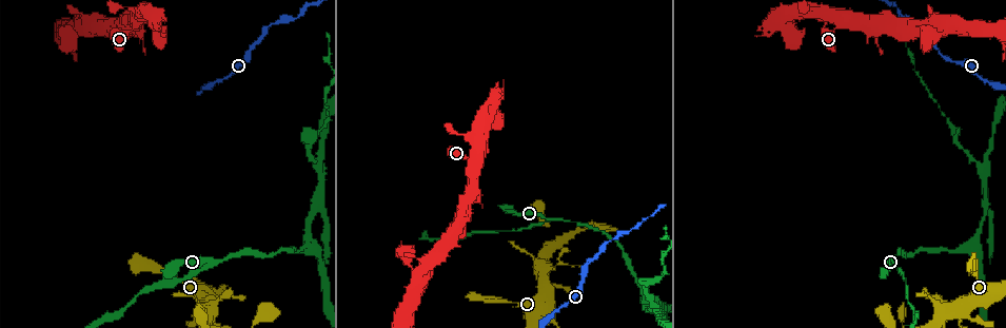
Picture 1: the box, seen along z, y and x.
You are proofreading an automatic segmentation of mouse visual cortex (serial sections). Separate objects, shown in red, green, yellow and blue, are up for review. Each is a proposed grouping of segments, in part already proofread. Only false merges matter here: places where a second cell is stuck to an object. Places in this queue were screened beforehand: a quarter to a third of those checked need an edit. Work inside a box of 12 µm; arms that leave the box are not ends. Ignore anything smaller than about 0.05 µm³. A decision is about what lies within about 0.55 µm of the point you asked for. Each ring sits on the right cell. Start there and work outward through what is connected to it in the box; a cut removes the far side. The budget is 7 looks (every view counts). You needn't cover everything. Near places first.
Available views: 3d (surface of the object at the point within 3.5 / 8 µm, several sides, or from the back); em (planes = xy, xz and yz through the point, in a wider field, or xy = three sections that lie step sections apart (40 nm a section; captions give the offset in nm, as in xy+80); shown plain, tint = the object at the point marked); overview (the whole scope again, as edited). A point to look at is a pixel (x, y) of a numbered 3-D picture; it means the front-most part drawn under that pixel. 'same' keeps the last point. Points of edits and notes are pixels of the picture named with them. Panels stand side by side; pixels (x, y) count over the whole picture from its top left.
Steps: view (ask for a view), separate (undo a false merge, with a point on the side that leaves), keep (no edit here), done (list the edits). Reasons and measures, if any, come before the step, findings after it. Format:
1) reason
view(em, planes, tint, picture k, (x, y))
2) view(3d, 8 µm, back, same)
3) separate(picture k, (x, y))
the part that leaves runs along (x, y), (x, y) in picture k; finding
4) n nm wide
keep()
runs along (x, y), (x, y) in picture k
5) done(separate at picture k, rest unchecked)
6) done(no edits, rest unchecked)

sharp bend
view(3d, 8 µm, picture 1, (560, 219))

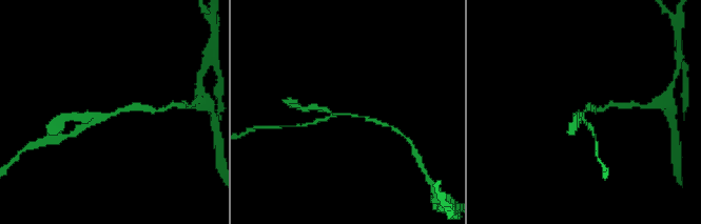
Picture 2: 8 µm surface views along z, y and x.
closer look
view(3d, 3.5 µm, picture 2, (112, 116))

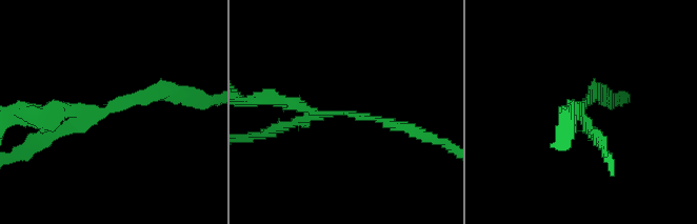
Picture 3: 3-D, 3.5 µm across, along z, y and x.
3 arms; arms of 150, 150, 200 nm
view(em, xy, step 3, tint, picture 3, (583, 112))

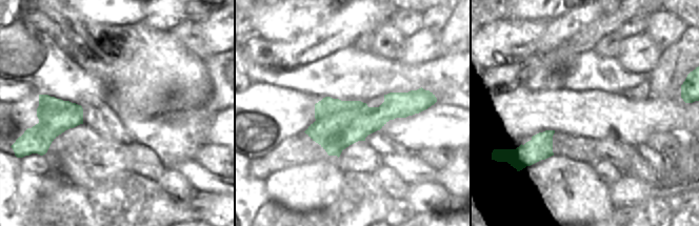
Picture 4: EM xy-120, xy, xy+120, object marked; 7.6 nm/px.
keep()
runs along (279, 98), (315, 114), (373, 117), (409, 127) in picture 3; one cell here

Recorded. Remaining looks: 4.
thin arm on a thick one
view(3d, 8 µm, picture 1, (540, 269))

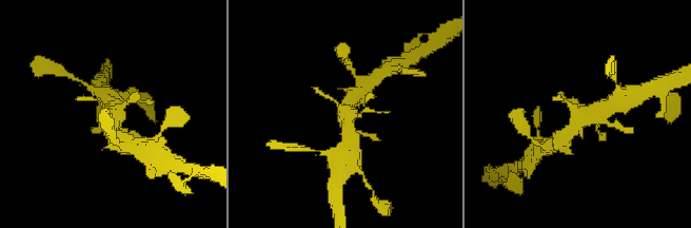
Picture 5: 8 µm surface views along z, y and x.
zoom in
view(3d, 3.5 µm, picture 5, (347, 117))

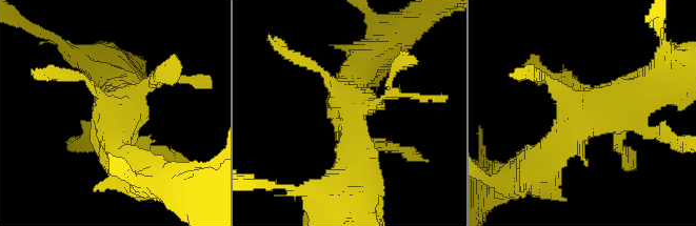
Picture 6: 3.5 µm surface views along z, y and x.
shape alone is not enough
view(em, xy, step 3, tint, picture 6, (588, 121))

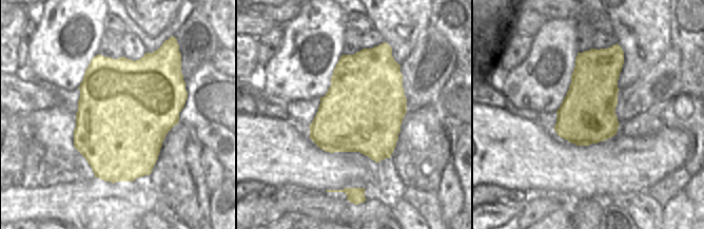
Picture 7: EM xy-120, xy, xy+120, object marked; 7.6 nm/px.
keep()
continuous, no second cell

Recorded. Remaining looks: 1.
done(no edits, rest unchecked)

